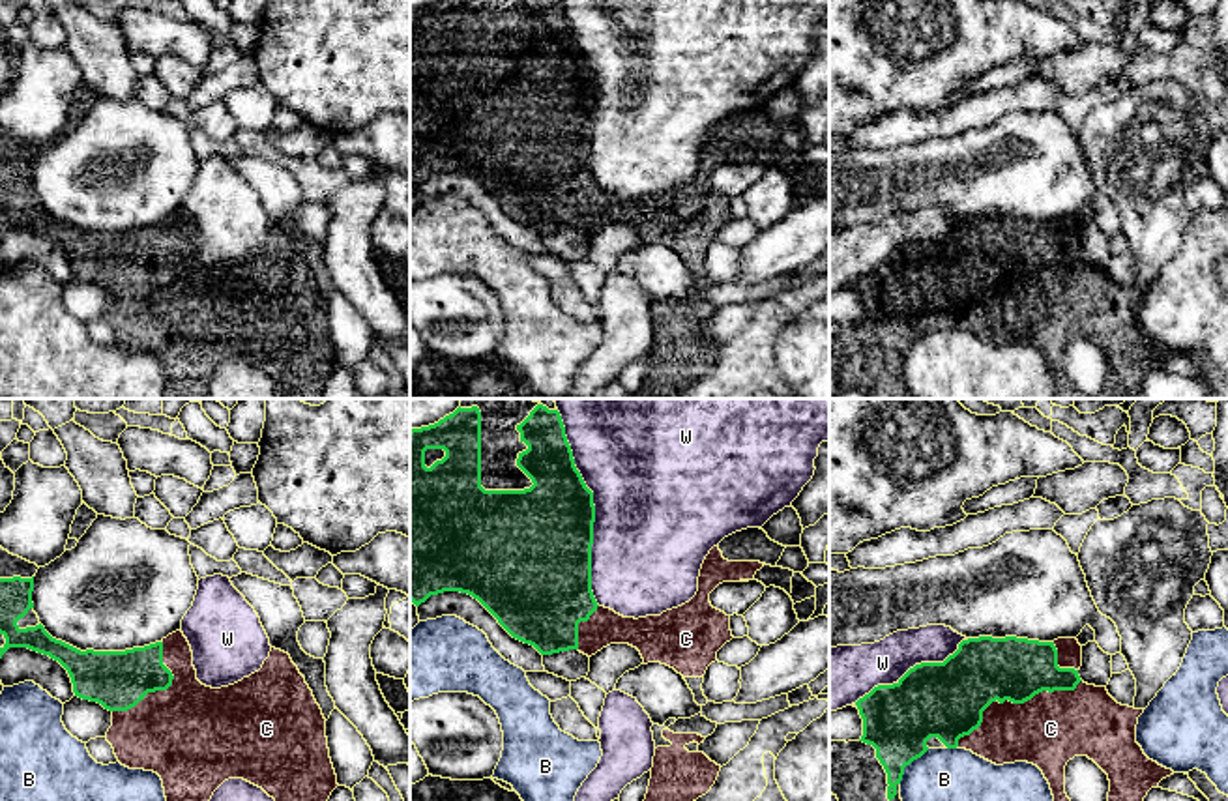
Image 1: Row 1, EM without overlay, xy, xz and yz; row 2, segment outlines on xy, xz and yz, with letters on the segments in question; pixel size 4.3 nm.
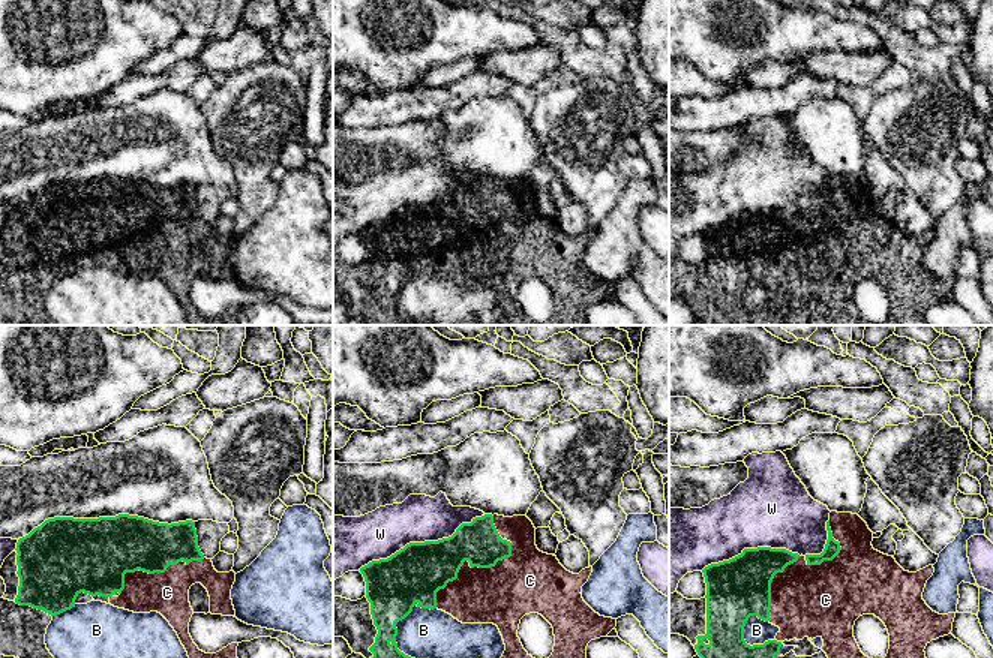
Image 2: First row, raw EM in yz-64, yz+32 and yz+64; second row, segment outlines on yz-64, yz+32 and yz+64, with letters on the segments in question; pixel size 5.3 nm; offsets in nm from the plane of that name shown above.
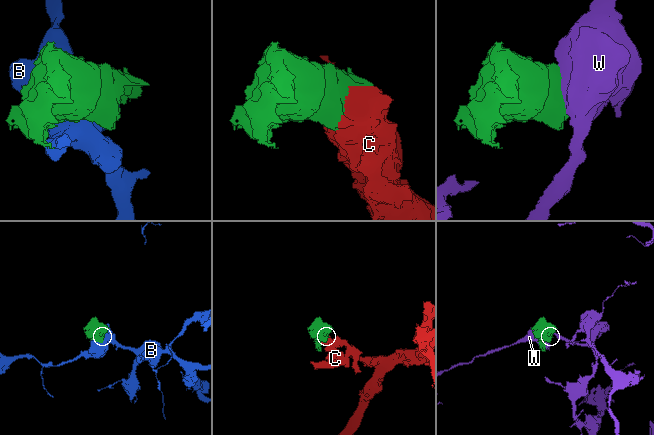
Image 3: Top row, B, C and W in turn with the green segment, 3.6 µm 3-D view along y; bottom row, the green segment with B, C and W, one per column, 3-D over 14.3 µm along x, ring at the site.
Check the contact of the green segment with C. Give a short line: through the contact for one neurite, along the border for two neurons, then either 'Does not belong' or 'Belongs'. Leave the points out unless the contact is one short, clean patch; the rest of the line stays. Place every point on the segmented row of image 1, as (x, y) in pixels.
Belongs

